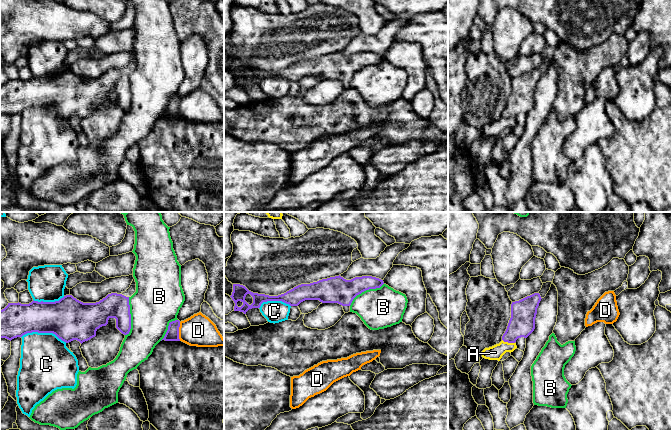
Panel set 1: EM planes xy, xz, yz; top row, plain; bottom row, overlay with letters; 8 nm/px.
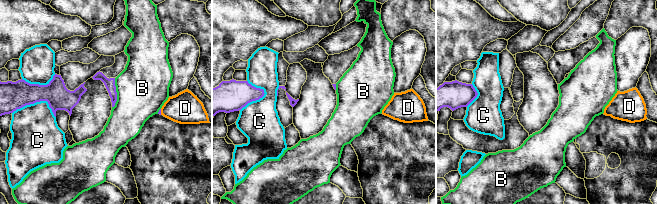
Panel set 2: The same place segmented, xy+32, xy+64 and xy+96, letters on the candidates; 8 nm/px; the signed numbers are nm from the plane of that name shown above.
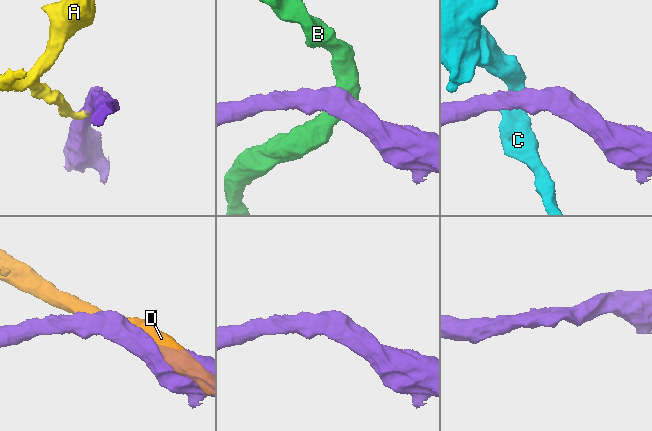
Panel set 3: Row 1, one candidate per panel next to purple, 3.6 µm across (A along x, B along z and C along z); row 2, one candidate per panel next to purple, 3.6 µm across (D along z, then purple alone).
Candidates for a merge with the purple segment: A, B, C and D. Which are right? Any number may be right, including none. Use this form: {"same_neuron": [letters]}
{"same_neuron": []}

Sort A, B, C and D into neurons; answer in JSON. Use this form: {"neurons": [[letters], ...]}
{"neurons": [["A"], ["B"], ["C"], ["D"]]}

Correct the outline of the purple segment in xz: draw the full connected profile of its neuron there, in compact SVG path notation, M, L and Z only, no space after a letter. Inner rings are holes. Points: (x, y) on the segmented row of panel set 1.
M339 275L310 284L298 285L278 296L253 293L243 285L233 284L233 292L230 297L235 303L234 311L240 311L244 314L249 309L260 308L261 304L267 301L282 301L290 306L298 306L305 300L338 303L343 307L344 312L348 313L352 301L357 295L369 289L380 288L383 284L383 280L372 276L355 277L346 280ZM247 294L253 297L251 305L245 301Z

